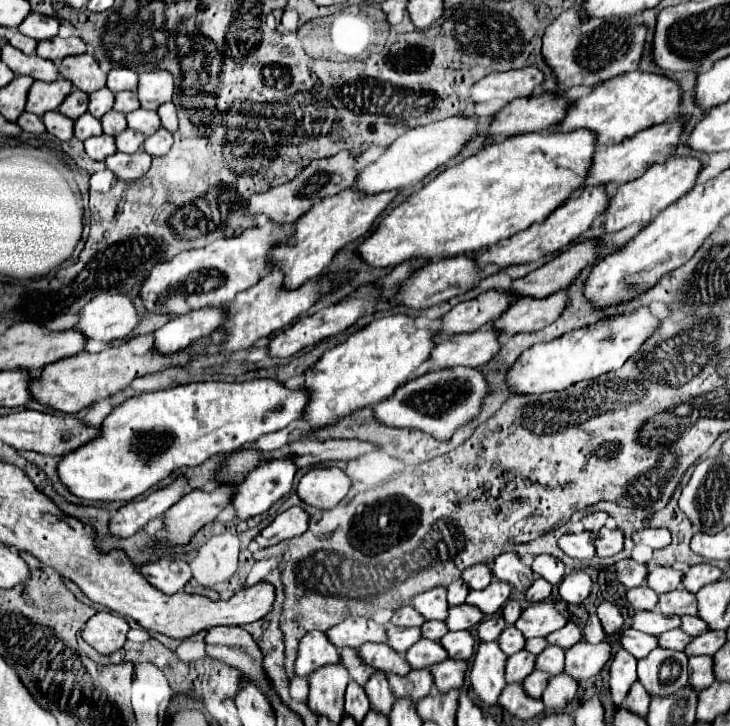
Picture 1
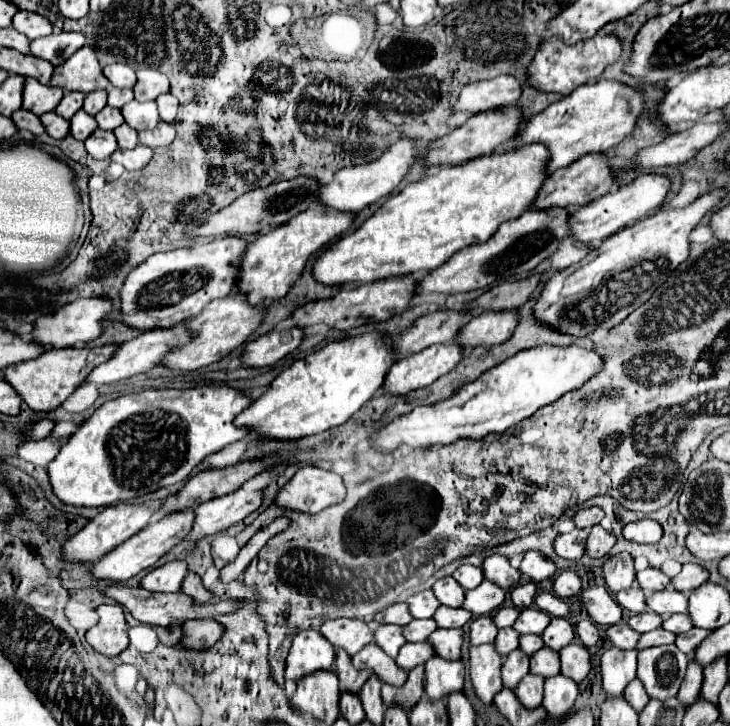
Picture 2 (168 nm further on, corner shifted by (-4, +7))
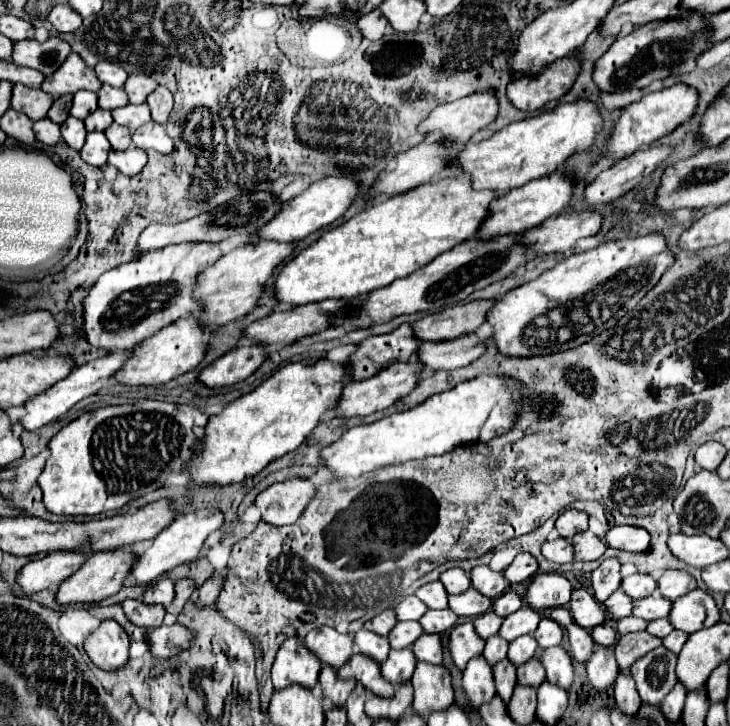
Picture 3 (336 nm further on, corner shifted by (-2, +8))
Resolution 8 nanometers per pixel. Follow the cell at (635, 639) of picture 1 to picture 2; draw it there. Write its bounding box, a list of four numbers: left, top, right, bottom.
[606,621,640,649]

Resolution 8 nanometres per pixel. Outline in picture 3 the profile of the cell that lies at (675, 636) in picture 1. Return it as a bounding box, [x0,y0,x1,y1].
[614,632,662,668]

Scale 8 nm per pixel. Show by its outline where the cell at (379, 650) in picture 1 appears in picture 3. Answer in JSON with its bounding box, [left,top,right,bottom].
[338,654,394,698]

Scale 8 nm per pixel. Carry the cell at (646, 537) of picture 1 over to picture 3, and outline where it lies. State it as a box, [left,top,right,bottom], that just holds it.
[604,526,650,552]

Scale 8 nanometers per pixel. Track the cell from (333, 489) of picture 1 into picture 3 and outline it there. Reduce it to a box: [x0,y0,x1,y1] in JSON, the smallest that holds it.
[256,478,316,526]

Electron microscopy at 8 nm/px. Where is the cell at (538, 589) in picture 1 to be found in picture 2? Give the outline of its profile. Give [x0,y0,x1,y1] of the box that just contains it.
[510,583,536,609]

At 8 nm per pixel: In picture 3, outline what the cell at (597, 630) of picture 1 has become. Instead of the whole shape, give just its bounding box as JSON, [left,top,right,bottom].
[566,622,594,662]

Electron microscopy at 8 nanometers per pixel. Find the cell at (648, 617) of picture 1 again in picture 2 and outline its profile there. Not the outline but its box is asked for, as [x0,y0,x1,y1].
[628,613,662,633]

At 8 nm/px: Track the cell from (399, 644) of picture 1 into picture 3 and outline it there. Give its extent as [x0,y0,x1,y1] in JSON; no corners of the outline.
[354,628,390,662]

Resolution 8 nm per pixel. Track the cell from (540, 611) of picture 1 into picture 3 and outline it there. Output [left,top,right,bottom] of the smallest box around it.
[500,608,540,642]

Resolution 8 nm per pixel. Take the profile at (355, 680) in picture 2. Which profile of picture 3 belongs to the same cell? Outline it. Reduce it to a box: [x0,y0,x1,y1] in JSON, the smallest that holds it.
[320,664,356,706]

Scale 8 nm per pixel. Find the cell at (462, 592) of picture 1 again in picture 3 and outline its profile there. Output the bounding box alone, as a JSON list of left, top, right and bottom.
[416,580,448,608]

